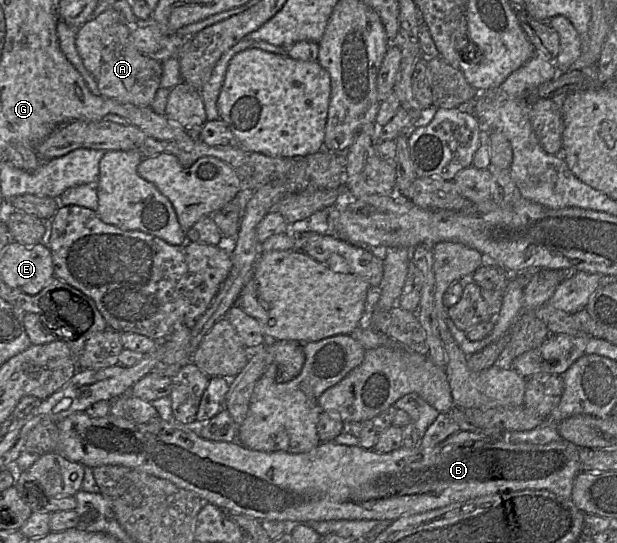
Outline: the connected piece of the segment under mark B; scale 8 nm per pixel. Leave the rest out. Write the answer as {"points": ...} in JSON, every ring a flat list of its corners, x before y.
{"points":[[83,411,83,412,75,412,75,413,71,414,67,418,65,418,63,420,61,420,60,422,56,423,56,426,57,426,57,428,59,430,59,435,60,435,59,436,59,443,58,443,58,448,57,448,56,452,51,452,51,453,59,453,60,455,64,456,66,459,68,459,71,462,77,462,77,463,80,463,80,464,82,464,84,466,91,467,91,468,95,468,95,467,102,466,102,465,120,465,120,466,128,467,128,468,135,469,135,470,138,470,138,471,142,471,142,472,145,472,147,474,153,475,155,477,158,477,158,478,161,478,161,479,166,479,166,480,170,481,171,483,173,483,174,485,176,485,176,486,178,486,180,488,183,488,183,489,185,489,187,491,194,492,201,499,203,499,203,501,205,501,206,503,215,505,216,507,226,511,229,514,242,514,242,515,245,515,245,516,248,516,248,517,260,520,260,521,276,520,276,521,283,521,285,523,298,523,298,524,305,524,305,523,307,523,309,521,328,521,328,520,377,520,377,521,390,521,391,522,391,521,395,521,396,519,399,519,399,518,404,517,404,516,423,513,423,512,426,512,426,511,429,511,429,510,445,507,445,506,448,506,448,505,453,504,453,503,466,501,466,500,473,499,473,498,476,498,476,497,482,497,482,496,486,496,486,495,490,495,490,494,494,494,494,493,498,493,498,492,520,491,520,490,524,490,524,489,543,489,543,490,551,491,552,493,554,493,554,494,556,494,556,495,558,495,560,497,570,498,571,493,572,493,574,479,575,479,576,475,582,471,581,470,581,462,580,462,580,457,579,457,578,446,571,443,570,441,562,439,562,438,560,440,553,441,553,442,550,442,548,444,540,445,540,444,531,444,531,443,515,443,515,442,512,442,512,441,507,441,503,437,503,433,502,434,488,434,488,435,485,435,485,434,479,434,479,433,471,432,471,431,458,431,458,432,450,435,444,441,440,442,439,444,437,444,435,447,433,447,431,449,421,449,419,446,415,447,415,448,412,448,412,449,400,447,397,450,394,450,394,451,389,452,389,453,377,453,374,449,367,450,367,449,362,448,361,446,339,445,335,441,332,441,332,442,319,443,316,447,314,447,313,449,311,449,310,451,305,452,305,453,288,453,288,452,284,452,284,451,276,451,276,452,255,451,255,450,251,450,251,449,246,448,245,446,243,446,239,442,224,442,224,441,206,440,204,438,202,438,198,434,198,432,196,430,180,430,180,429,176,429,173,426,171,426,168,422,165,422,163,419,162,420,158,420,158,419,157,420,150,420,147,423,137,423,137,422,135,422,135,421,129,419,129,418,121,418,121,417,116,417,116,416,113,416,113,415,108,415,106,417,100,417,100,418,92,418,92,417,88,416]]}

